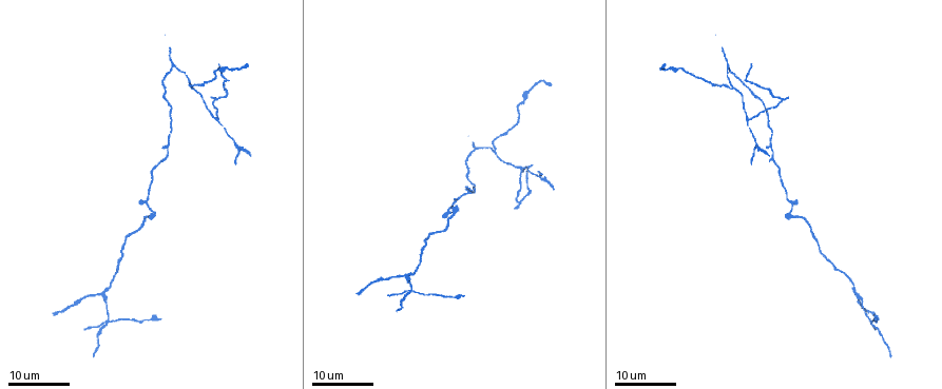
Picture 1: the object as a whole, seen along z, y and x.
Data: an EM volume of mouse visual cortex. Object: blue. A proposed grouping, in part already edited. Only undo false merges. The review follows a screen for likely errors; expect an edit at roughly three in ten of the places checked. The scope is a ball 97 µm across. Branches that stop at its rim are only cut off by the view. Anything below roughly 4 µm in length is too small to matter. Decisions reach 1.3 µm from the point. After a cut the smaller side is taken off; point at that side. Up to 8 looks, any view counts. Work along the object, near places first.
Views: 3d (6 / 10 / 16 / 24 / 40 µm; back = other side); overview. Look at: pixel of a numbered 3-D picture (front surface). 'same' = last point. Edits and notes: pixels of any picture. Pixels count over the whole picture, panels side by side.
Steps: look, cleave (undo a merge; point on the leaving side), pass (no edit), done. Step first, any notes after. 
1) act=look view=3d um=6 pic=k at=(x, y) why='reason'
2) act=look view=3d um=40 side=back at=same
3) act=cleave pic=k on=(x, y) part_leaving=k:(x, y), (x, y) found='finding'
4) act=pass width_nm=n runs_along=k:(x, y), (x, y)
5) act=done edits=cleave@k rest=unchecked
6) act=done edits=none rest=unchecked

act=look view=3d um=16 pic=1 at=(522, 169) why='a fork'

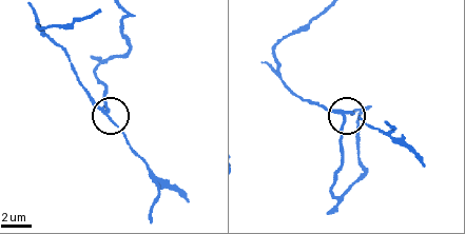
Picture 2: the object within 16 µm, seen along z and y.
act=look view=3d um=6 pic=2 at=(343, 116)

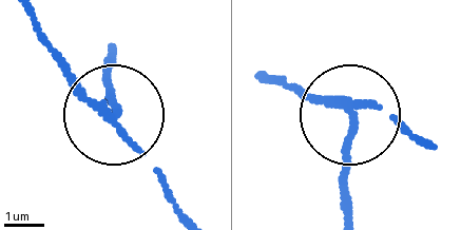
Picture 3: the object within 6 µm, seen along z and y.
act=cleave pic=3 on=(109, 84) arms=3 found='two neurons meet here'

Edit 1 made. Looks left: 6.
act=look view=overview why='see it whole again'

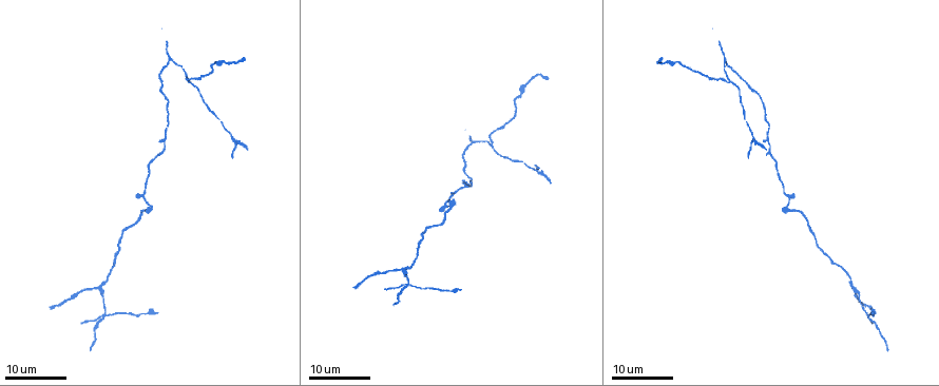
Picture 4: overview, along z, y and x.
act=look view=3d um=16 pic=4 at=(724, 61) why='two arms in line, one across'

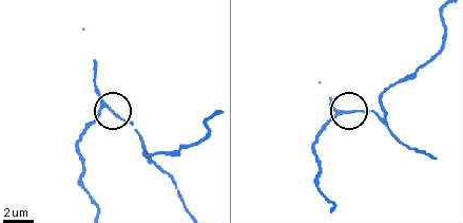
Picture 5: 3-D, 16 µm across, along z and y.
act=look view=3d um=6 pic=5 at=(111, 110)

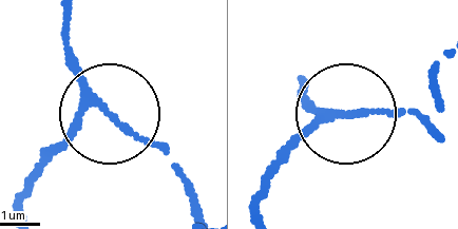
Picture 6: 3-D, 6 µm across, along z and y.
act=pass arms=3 runs_along=6:(24, 212), (38, 161), (98, 112), (129, 121), (186, 178) found='one neuron here'

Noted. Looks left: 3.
act=look view=3d um=24 pic=4 at=(725, 80) why='side arm on a straight run'

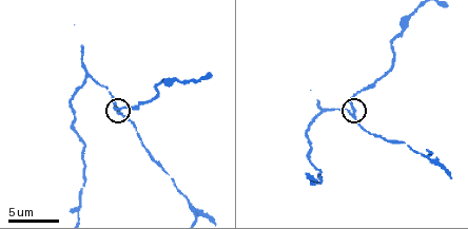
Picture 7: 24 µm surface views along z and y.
act=look view=3d um=10 pic=7 at=(354, 112)

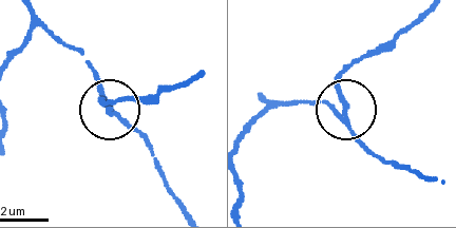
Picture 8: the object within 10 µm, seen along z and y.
act=cleave pic=8 on=(340, 90) arms=3 part_leaving=8:(344, 119), (338, 84), (344, 73), (386, 49), (423, 12) found='a second neuron is stuck on'

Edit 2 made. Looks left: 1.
act=done edits=cleave@3,cleave@8 rest=unchecked

